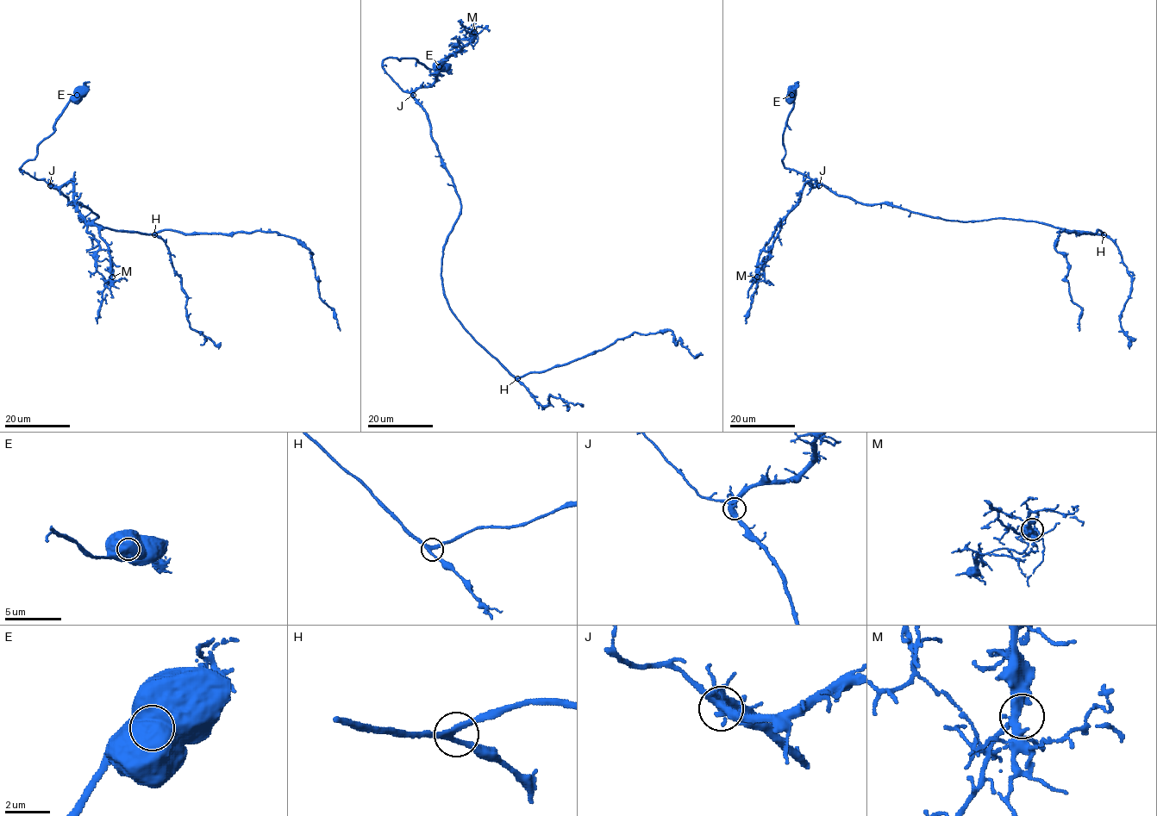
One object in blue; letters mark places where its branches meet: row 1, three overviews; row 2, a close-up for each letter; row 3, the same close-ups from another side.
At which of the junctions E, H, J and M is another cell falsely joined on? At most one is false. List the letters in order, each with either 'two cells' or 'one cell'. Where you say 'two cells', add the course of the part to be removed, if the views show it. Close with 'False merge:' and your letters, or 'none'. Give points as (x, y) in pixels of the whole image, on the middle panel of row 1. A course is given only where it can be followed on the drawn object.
E: two cells; course (439, 66), (429, 69), (418, 62), (415, 65), (440, 60), (445, 55)
H: one cell
J: one cell
M: one cell
False merge: E

